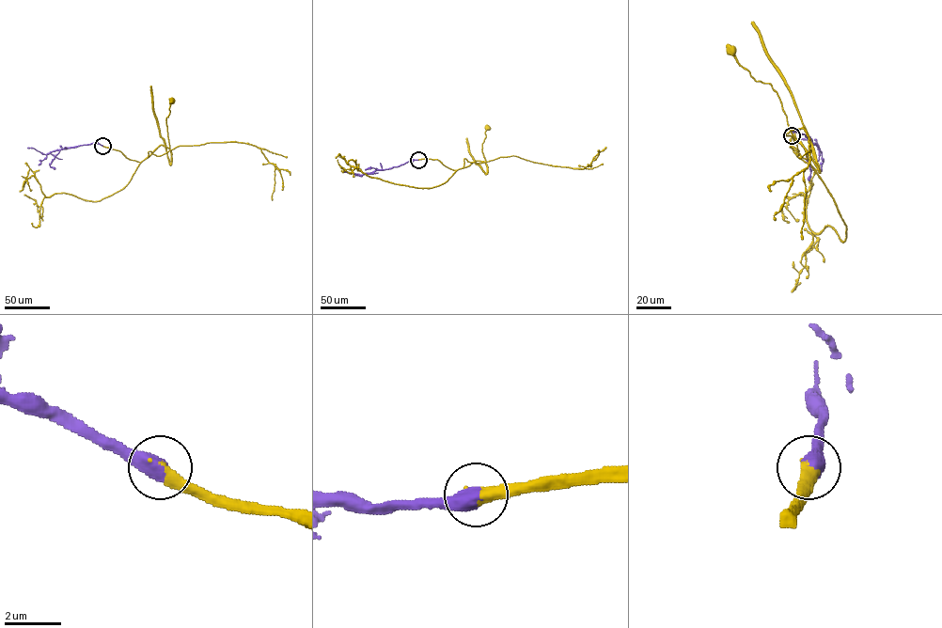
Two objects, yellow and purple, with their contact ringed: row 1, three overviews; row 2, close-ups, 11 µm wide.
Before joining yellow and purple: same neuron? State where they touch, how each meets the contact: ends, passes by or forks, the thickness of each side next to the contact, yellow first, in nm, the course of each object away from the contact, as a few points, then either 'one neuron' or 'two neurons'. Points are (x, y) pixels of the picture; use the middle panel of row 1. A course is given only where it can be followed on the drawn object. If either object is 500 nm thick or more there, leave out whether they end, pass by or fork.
place (418, 160); calibres 400 and 650 nm; course yellow (418, 159), (437, 159), (455, 170), (475, 161), (485, 163), (482, 144), (487, 128); course purple (418, 159), (362, 175), (343, 171); one neuron

